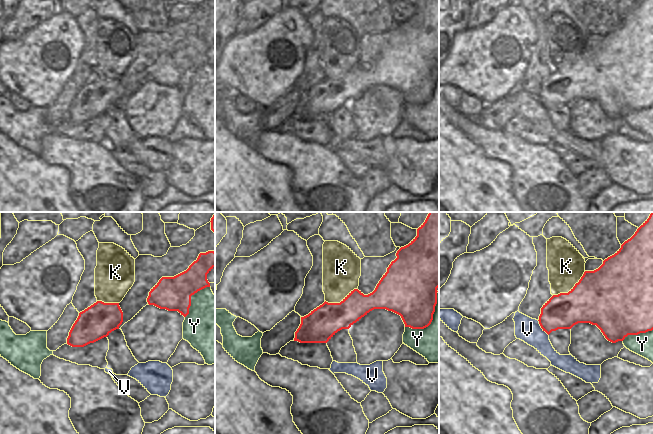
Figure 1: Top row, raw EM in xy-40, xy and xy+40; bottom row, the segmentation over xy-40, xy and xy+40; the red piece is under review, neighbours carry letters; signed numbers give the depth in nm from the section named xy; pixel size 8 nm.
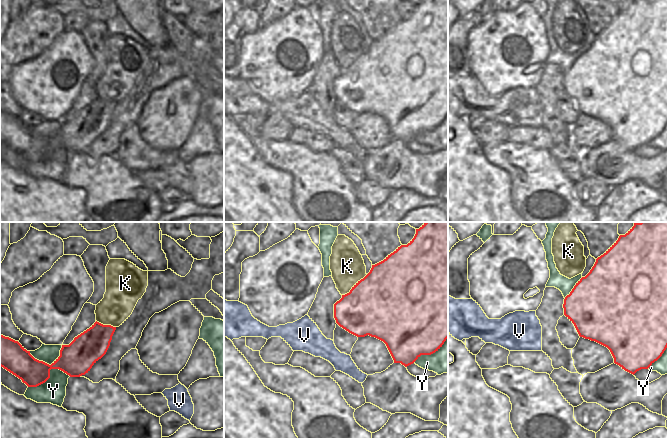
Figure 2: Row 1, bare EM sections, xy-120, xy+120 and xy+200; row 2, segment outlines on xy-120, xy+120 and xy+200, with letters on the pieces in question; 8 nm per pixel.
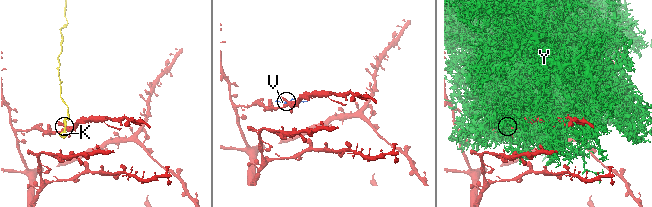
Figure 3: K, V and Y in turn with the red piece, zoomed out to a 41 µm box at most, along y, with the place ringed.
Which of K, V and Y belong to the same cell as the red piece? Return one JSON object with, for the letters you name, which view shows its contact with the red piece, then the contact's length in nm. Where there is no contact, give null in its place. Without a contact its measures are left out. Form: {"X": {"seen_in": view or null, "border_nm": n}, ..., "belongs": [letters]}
{"belongs": []}

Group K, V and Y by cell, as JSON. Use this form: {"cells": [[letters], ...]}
{"cells": [["K"], ["V"], ["Y"]]}

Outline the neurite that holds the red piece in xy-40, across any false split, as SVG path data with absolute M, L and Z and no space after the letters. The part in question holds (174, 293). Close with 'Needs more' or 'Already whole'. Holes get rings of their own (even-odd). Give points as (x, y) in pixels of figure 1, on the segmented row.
M215 252L200 253L186 271L174 277L162 277L149 292L148 304L168 311L178 311L186 317L191 306L191 296L210 287L207 274L214 267Z. Already whole.

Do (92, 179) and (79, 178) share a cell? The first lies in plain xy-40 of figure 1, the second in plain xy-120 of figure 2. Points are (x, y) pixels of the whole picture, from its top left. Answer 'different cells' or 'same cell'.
same cell

